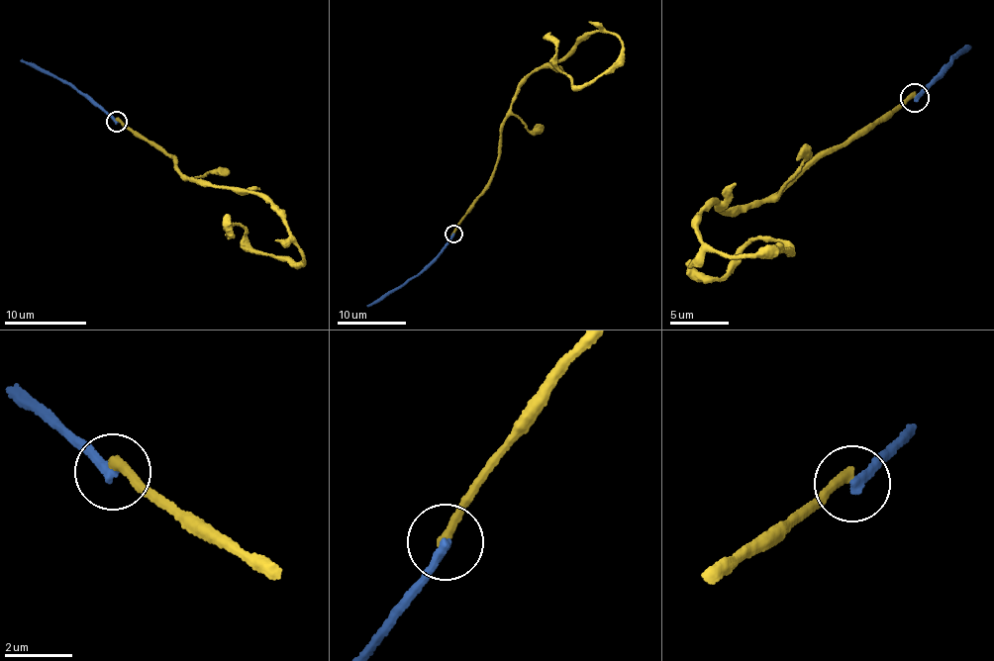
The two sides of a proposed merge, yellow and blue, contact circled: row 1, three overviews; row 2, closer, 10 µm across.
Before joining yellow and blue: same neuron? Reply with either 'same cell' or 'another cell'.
another cell

